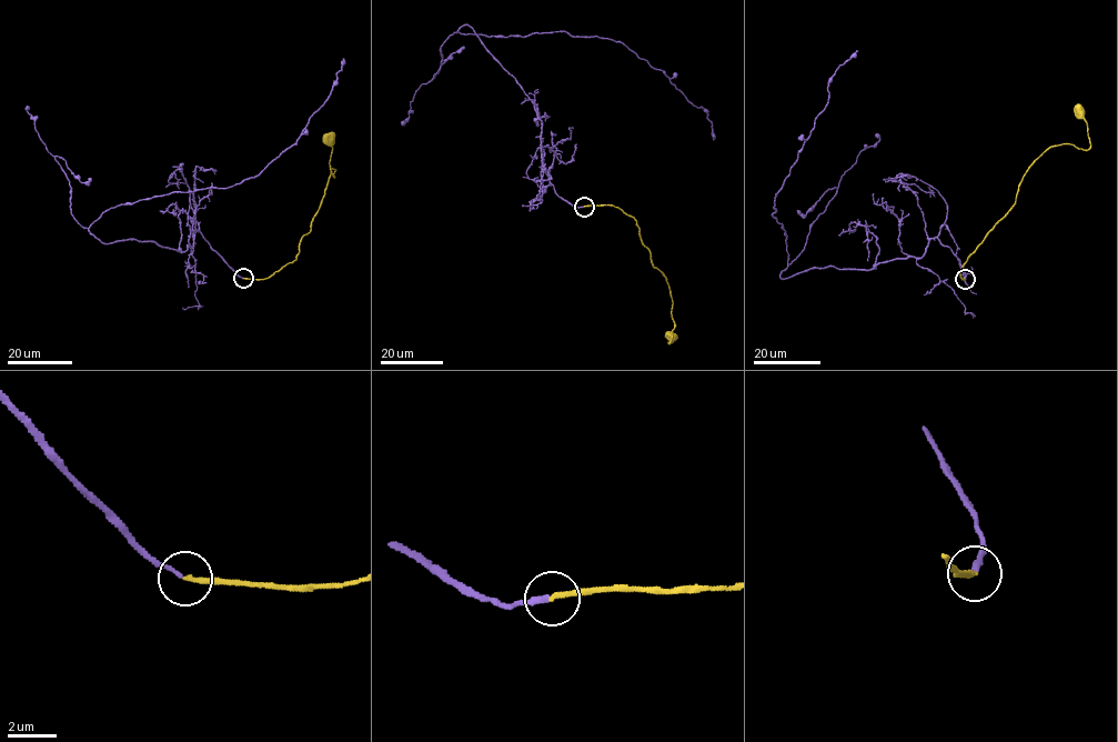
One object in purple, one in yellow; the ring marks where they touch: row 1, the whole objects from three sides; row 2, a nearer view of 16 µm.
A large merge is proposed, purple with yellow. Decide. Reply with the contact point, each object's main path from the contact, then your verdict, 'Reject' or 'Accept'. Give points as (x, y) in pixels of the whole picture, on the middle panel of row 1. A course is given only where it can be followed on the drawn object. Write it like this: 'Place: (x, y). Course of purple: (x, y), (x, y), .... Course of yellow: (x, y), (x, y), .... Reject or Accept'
Place: (584, 207). Course of purple: (583, 206), (550, 181), (534, 103), (461, 26), (623, 42), (704, 109), (713, 139). Course of yellow: (584, 206), (618, 207), (636, 222), (672, 300), (668, 342), (673, 333). Accept

